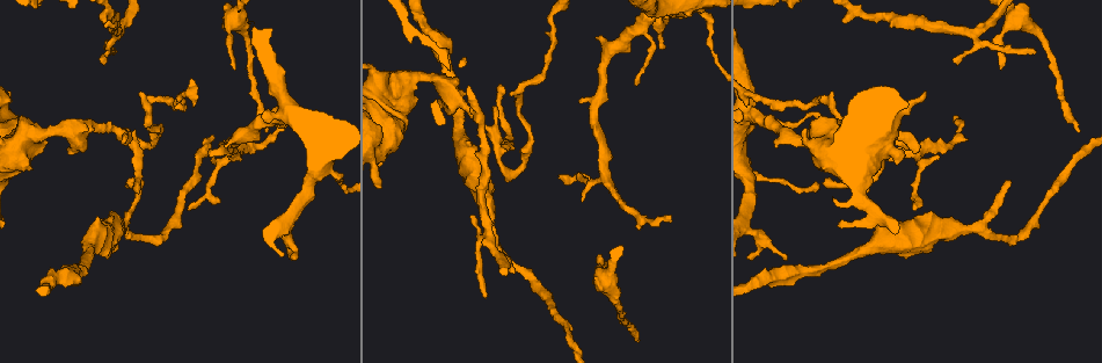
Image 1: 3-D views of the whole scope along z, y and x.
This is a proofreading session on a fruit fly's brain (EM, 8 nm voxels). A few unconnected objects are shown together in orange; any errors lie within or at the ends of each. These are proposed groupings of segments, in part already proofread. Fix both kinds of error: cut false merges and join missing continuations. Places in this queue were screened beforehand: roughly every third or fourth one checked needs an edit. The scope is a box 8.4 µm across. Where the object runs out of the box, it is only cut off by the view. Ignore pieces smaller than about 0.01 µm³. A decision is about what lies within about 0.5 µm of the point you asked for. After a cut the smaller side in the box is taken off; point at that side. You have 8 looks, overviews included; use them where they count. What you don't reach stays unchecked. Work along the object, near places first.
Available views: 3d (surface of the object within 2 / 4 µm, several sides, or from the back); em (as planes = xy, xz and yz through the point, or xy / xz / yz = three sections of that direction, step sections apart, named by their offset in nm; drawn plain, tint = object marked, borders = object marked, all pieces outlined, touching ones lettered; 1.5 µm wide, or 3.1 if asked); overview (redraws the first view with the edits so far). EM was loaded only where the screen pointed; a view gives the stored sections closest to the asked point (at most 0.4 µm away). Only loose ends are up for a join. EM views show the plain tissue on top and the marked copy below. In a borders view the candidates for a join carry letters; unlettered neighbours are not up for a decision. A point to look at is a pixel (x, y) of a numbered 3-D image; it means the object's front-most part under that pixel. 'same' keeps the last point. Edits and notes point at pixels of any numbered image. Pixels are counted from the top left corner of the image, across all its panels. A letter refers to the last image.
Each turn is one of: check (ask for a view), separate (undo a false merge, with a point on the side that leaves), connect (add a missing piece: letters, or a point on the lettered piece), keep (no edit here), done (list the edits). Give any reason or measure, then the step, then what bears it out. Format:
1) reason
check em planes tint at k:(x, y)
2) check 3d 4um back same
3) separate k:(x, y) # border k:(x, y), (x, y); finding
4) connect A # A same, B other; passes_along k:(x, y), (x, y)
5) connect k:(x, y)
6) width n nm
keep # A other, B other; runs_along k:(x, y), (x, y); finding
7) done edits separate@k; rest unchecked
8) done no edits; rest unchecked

check em planes borders at 1:(605, 177)

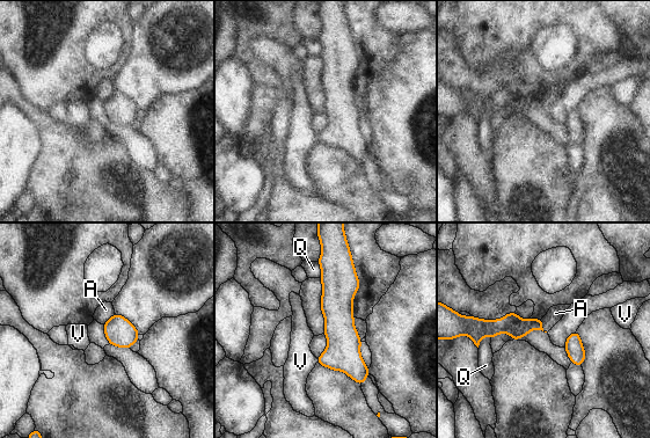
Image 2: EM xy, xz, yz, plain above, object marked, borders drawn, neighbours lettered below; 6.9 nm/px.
keep # A other, Q other, V other; runs_along 2:(336, 283), (343, 353), (360, 380); one cell here

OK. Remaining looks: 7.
thin end
check em planes tint at 1:(1010, 180)

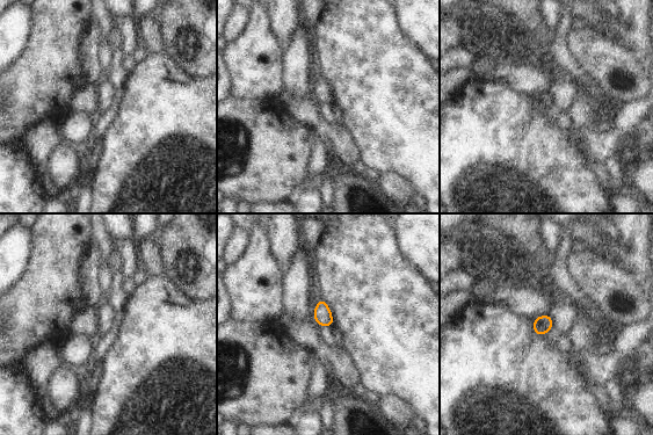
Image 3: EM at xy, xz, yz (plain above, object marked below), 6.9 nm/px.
check em planes borders same

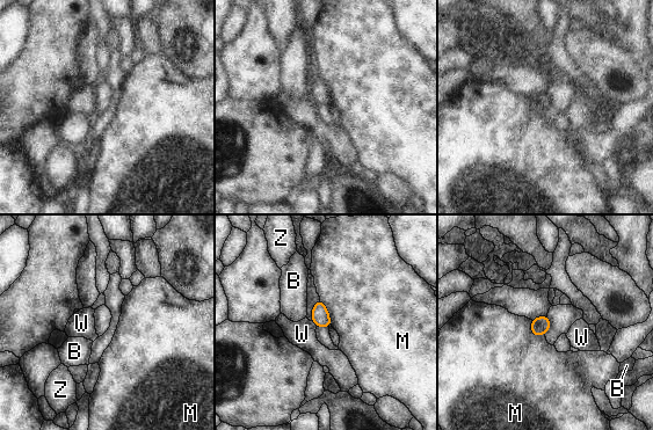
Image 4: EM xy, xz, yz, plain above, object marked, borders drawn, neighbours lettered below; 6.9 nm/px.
keep # B other, M other, W other, Z other; none of them fits

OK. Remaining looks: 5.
three-way junction
check em yz step 4 borders at 1:(127, 134)

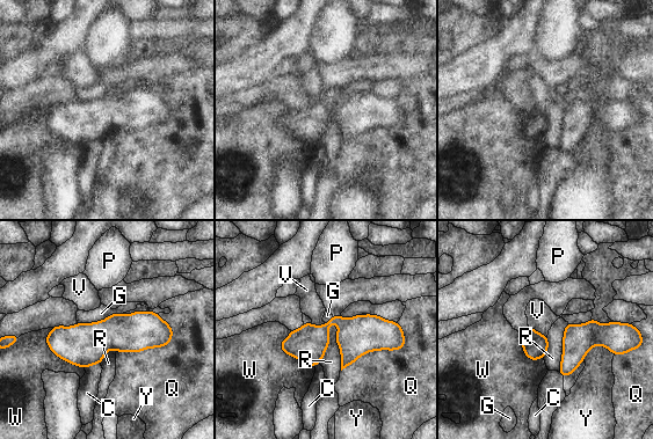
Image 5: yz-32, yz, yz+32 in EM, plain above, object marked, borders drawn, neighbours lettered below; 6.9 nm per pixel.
width 170 nm
keep # C other, G other, P other, Q other, R other, V other, W other, Y other; runs_along 5:(169, 333), (49, 341); all the same cell

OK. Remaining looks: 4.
done no edits; rest unchecked

